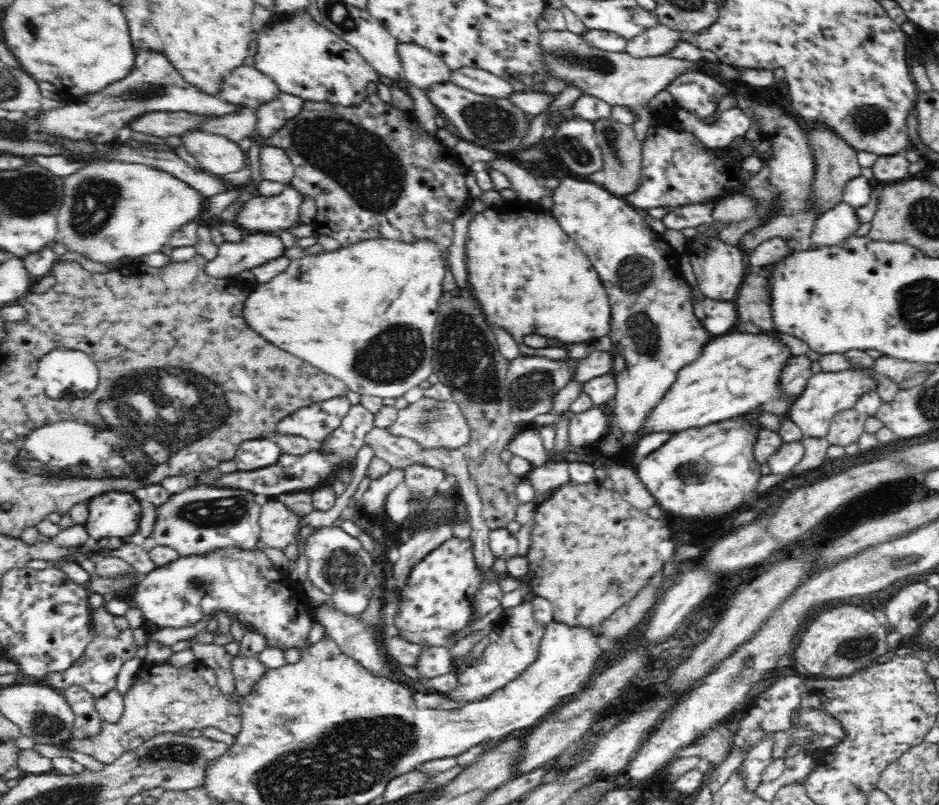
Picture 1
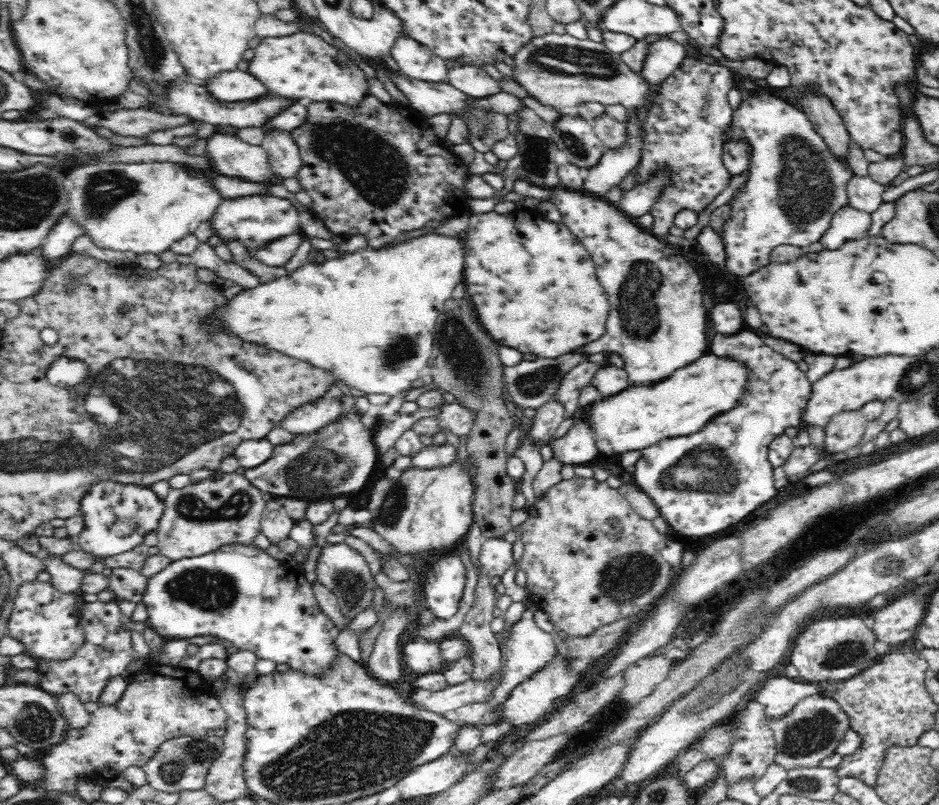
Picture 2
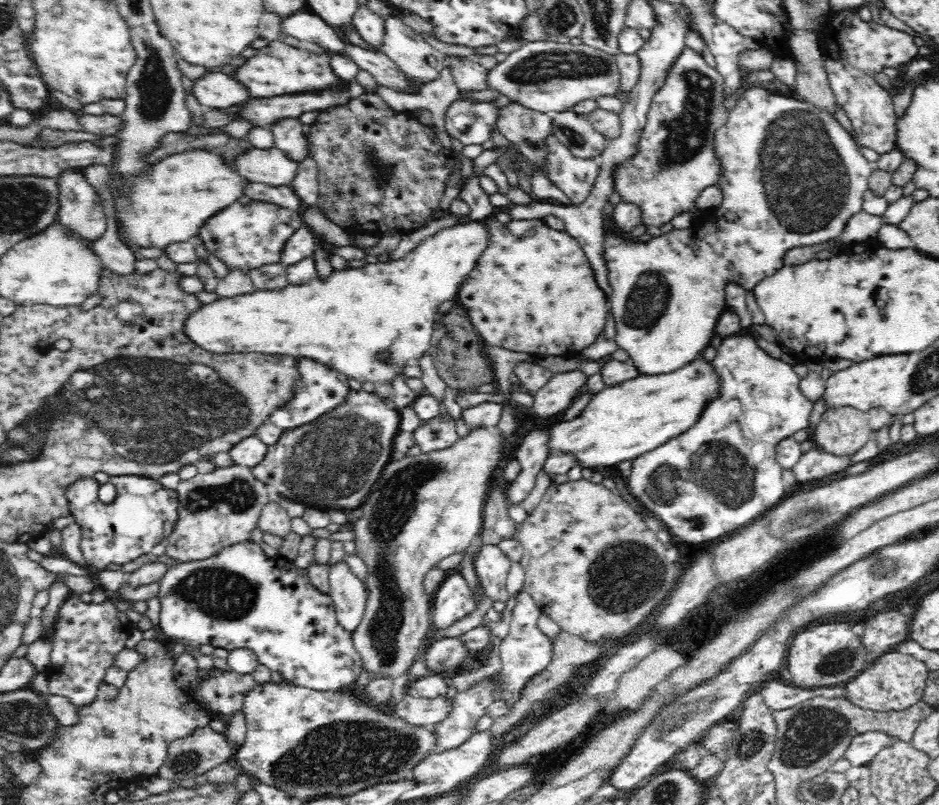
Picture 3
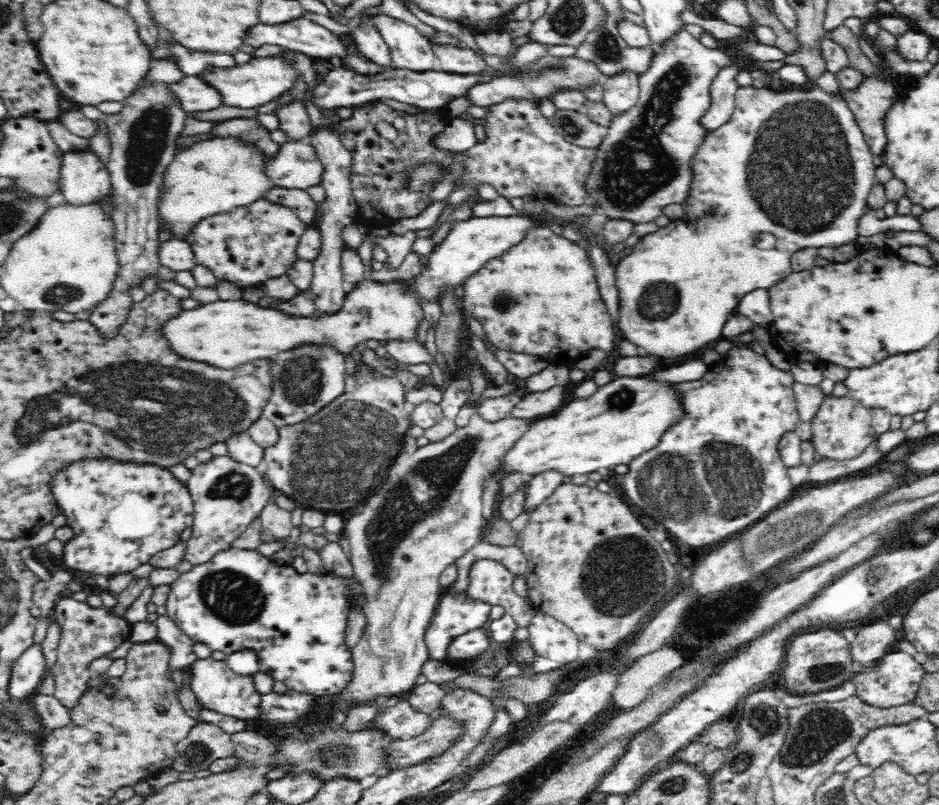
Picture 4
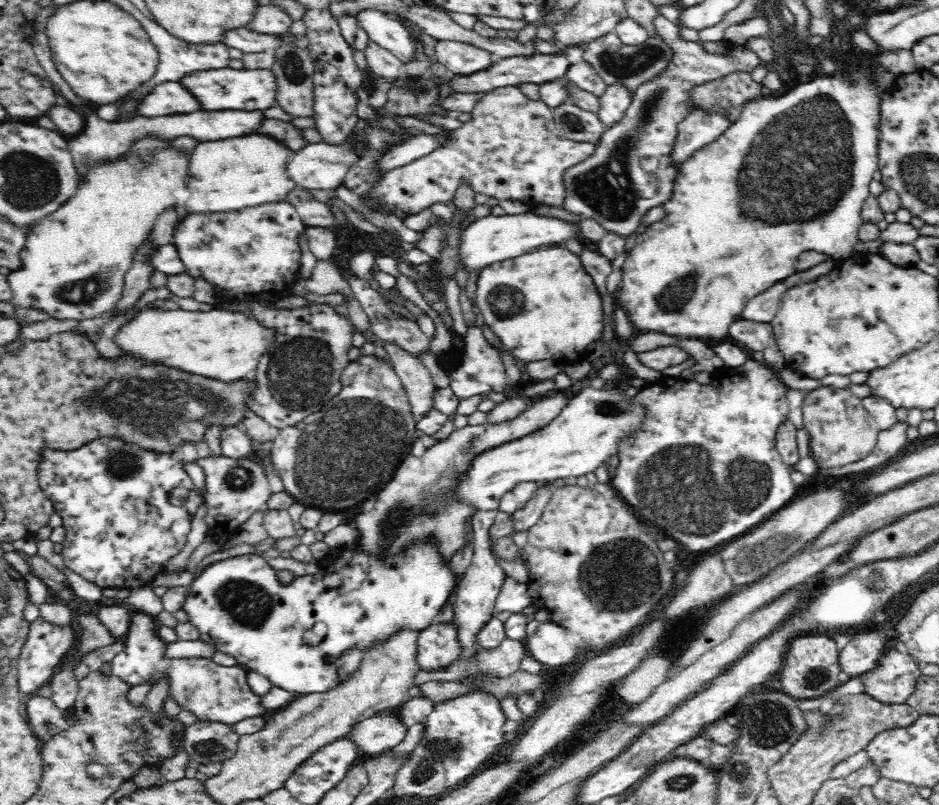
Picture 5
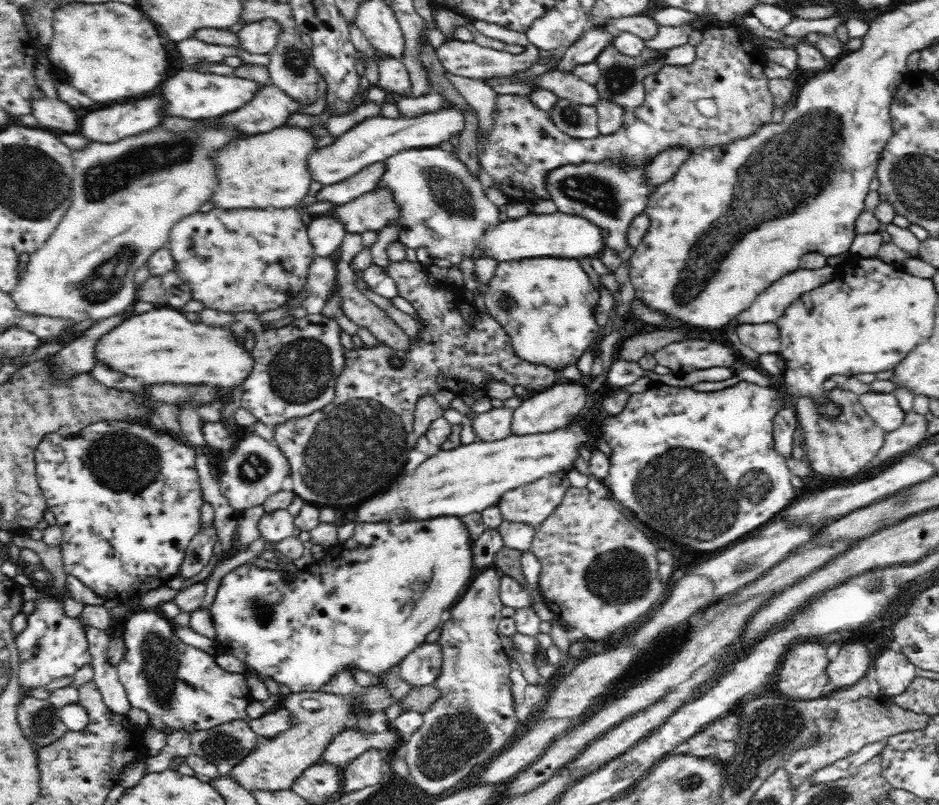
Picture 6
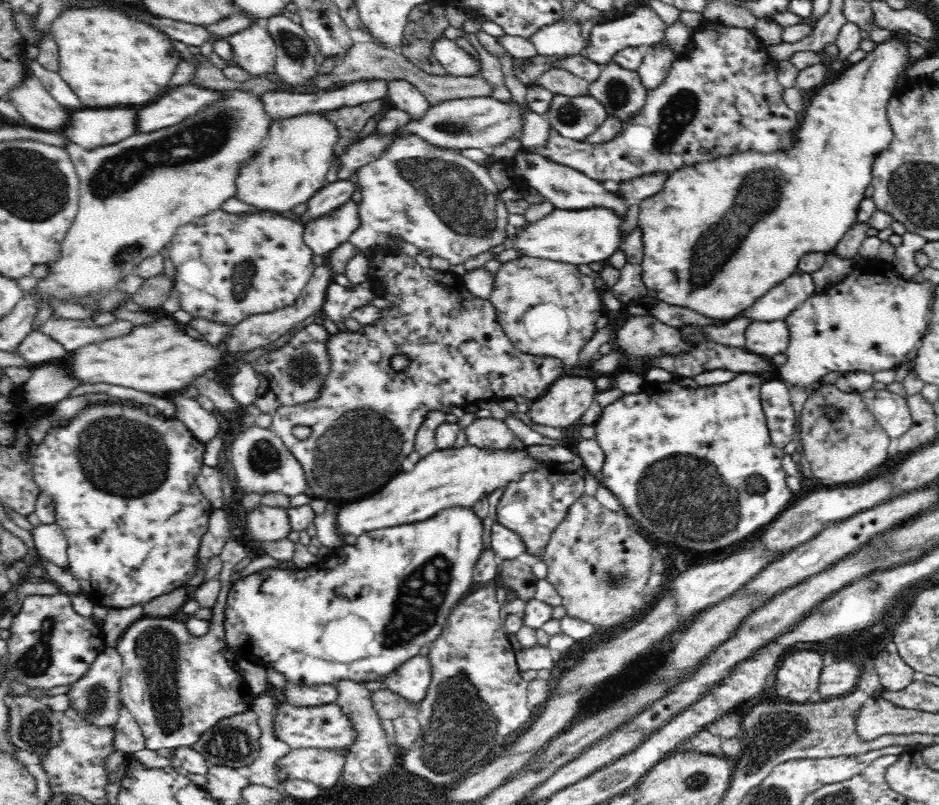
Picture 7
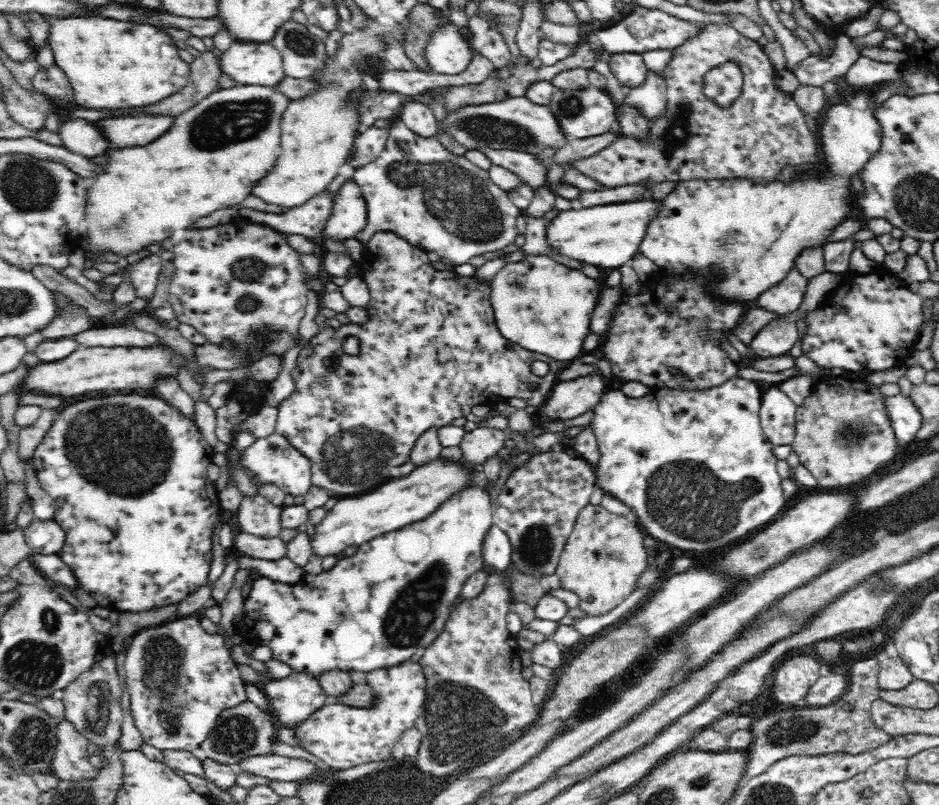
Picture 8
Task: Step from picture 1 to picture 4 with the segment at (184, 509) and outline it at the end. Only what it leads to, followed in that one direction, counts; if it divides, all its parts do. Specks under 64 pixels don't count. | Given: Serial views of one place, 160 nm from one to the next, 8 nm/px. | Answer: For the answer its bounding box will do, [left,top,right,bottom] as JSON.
[185,456,276,565]

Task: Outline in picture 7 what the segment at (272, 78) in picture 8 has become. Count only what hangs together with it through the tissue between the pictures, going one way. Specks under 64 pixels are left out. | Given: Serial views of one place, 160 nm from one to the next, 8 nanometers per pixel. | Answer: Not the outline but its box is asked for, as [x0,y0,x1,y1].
[228,24,277,76]

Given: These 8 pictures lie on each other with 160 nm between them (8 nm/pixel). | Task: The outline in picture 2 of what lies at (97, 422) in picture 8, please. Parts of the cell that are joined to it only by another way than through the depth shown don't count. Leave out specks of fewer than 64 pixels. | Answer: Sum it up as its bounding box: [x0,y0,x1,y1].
[78,481,163,556]

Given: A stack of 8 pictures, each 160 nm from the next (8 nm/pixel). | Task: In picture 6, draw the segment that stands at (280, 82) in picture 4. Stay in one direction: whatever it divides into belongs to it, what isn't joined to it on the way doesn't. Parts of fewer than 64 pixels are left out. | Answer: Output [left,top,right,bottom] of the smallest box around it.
[158,70,263,119]

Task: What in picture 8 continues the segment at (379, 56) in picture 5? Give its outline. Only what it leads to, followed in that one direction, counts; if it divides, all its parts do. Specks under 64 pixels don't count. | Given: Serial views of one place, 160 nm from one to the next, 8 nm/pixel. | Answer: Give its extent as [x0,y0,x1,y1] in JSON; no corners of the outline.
[399,99,436,137]

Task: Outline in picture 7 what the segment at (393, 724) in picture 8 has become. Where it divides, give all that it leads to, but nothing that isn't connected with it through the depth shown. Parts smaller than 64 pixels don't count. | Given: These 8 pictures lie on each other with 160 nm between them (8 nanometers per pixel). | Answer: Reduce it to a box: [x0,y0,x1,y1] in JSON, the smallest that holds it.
[271,655,431,750]

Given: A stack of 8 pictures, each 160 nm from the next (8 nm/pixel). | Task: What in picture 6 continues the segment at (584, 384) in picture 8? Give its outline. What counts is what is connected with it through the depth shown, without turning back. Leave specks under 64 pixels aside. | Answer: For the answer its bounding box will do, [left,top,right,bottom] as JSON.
[510,382,586,436]

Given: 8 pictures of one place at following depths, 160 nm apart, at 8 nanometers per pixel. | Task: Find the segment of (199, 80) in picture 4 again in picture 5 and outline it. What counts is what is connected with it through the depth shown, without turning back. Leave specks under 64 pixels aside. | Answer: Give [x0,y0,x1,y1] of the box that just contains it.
[135,81,202,118]

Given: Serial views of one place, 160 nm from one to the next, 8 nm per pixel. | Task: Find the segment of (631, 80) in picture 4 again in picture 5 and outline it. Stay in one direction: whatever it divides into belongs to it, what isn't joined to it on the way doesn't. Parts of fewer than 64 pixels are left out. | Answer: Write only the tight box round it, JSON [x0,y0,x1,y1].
[597,83,633,127]

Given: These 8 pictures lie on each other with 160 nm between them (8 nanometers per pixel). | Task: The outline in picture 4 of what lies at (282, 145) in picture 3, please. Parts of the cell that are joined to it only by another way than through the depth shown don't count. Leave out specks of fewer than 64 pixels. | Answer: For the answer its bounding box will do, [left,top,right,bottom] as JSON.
[274,101,312,142]

